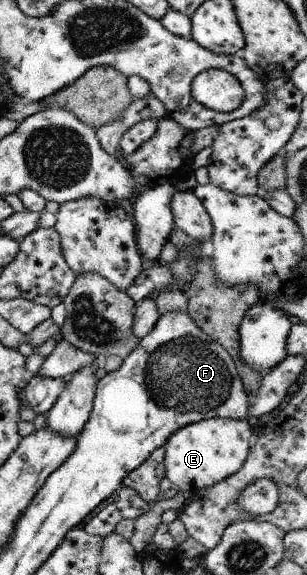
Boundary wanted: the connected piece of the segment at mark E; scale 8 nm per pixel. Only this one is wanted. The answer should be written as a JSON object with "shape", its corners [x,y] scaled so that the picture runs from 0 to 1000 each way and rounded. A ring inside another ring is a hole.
{"shape":[[[707,725],[586,744],[534,772],[544,831],[603,856],[691,847],[779,819],[805,803],[824,744],[805,730]]]}

